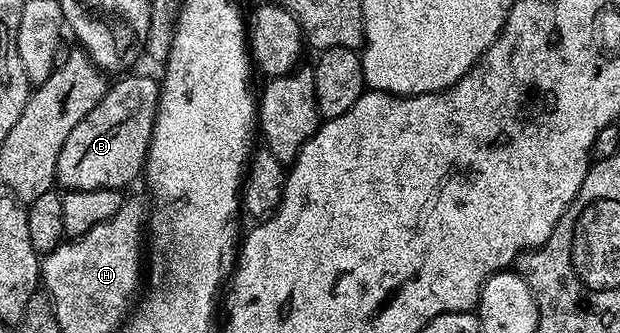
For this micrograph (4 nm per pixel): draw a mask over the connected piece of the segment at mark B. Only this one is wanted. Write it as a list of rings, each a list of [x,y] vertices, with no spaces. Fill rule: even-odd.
[[[137,72],[129,73],[127,76],[121,77],[121,82],[113,81],[109,85],[107,92],[102,96],[100,103],[95,106],[85,118],[78,120],[78,124],[74,124],[74,128],[70,131],[70,136],[66,136],[66,142],[62,144],[62,152],[58,152],[58,164],[56,165],[56,179],[57,183],[64,185],[65,191],[69,190],[118,190],[123,191],[124,186],[128,186],[137,177],[141,177],[144,162],[148,159],[148,145],[152,139],[152,129],[154,128],[154,120],[156,119],[156,105],[160,99],[160,84],[154,77],[147,78],[144,74],[136,74]]]

